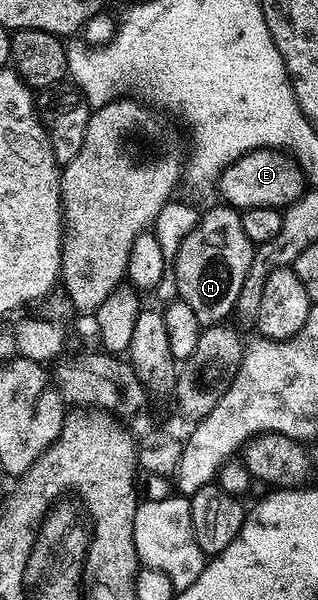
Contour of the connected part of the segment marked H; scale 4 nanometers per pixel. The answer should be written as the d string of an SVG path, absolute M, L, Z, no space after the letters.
M218 204L200 217L196 226L180 244L174 258L178 297L193 312L197 312L200 327L222 323L232 317L237 296L241 296L241 284L249 272L249 264L255 255L255 246L245 236L241 225L241 213L234 206Z

